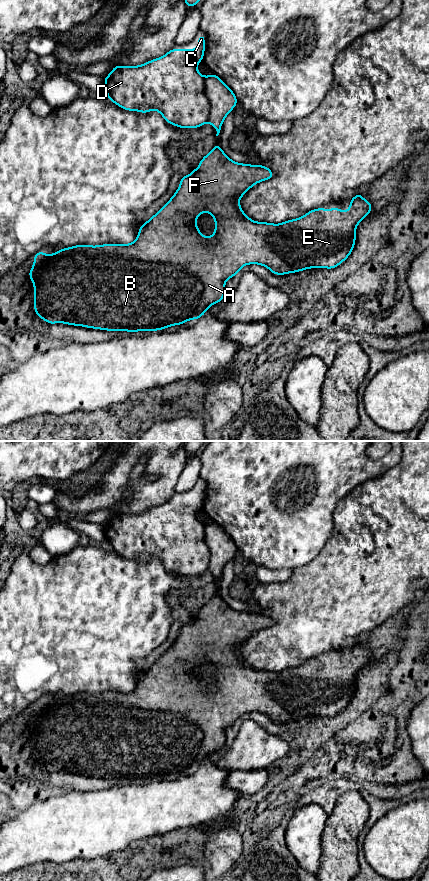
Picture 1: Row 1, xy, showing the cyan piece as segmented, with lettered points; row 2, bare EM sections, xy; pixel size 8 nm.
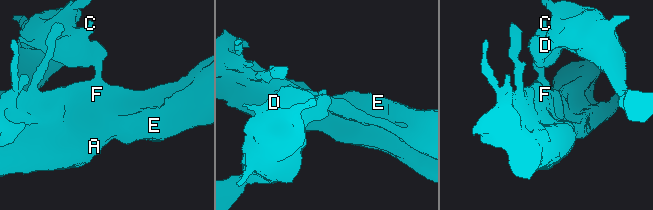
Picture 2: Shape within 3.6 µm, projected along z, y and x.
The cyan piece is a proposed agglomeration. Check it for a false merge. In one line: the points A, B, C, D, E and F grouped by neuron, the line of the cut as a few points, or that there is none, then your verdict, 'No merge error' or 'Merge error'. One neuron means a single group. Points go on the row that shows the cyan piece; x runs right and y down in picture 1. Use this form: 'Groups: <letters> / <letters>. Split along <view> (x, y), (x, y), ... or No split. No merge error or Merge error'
Groups: A B E F / C D. Split along xy (204, 77), (204, 93), (210, 106), (209, 120). Merge error

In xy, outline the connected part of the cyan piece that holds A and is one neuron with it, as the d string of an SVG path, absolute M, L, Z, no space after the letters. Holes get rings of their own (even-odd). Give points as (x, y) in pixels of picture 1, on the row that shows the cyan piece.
M216 143L215 147L201 159L198 168L192 170L190 175L181 178L176 193L170 198L168 203L157 214L153 215L147 222L140 226L138 237L134 242L130 244L103 244L97 246L76 245L63 248L51 255L47 255L43 251L37 252L34 255L34 263L28 274L31 282L34 284L34 310L36 315L49 324L65 323L93 329L128 331L131 333L137 331L157 331L202 317L211 305L222 302L225 295L225 281L239 273L240 269L245 265L259 264L267 267L275 275L285 275L310 268L333 269L339 266L351 254L356 240L356 227L370 214L372 204L361 196L361 192L358 192L355 197L350 199L348 211L341 211L335 206L333 209L313 209L298 219L288 220L280 224L253 221L242 211L240 199L253 185L272 177L274 177L274 173L266 166L242 164L232 161L223 152L220 145ZM203 211L206 211L215 219L215 231L212 237L202 236L199 228L196 226L196 219Z

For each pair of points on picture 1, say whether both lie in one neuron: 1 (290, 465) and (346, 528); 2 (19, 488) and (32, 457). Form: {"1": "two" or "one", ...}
{"1": "two", "2": "two"}

